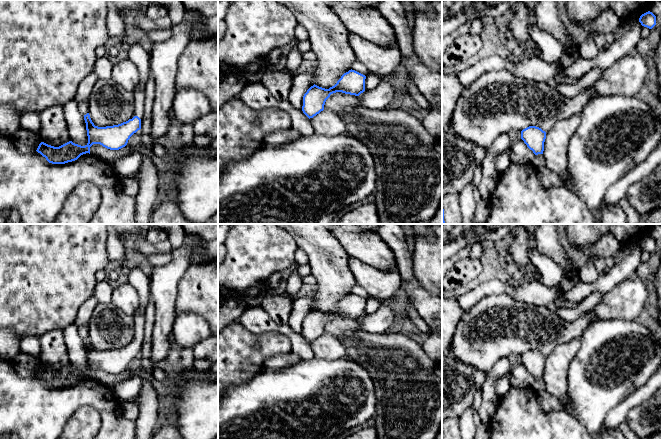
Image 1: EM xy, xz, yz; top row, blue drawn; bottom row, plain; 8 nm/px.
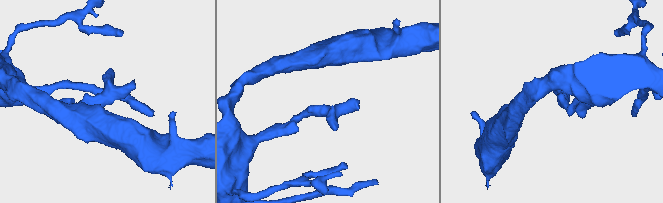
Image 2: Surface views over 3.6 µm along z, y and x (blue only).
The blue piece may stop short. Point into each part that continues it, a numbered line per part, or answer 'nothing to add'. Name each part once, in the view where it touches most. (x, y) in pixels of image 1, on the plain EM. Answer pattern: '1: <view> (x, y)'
nothing to add

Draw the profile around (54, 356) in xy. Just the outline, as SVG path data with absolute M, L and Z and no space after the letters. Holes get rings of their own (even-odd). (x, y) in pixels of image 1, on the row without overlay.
M56 329L39 337L42 366L59 371L70 365L63 329Z

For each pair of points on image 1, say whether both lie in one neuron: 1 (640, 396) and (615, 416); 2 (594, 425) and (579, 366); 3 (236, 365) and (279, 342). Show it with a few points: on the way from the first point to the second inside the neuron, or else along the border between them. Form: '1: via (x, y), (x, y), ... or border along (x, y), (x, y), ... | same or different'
1: via (634, 399), (621, 411) | same
2: via (591, 410), (591, 387), (585, 381) | same
3: via (247, 354), (268, 344) | same

